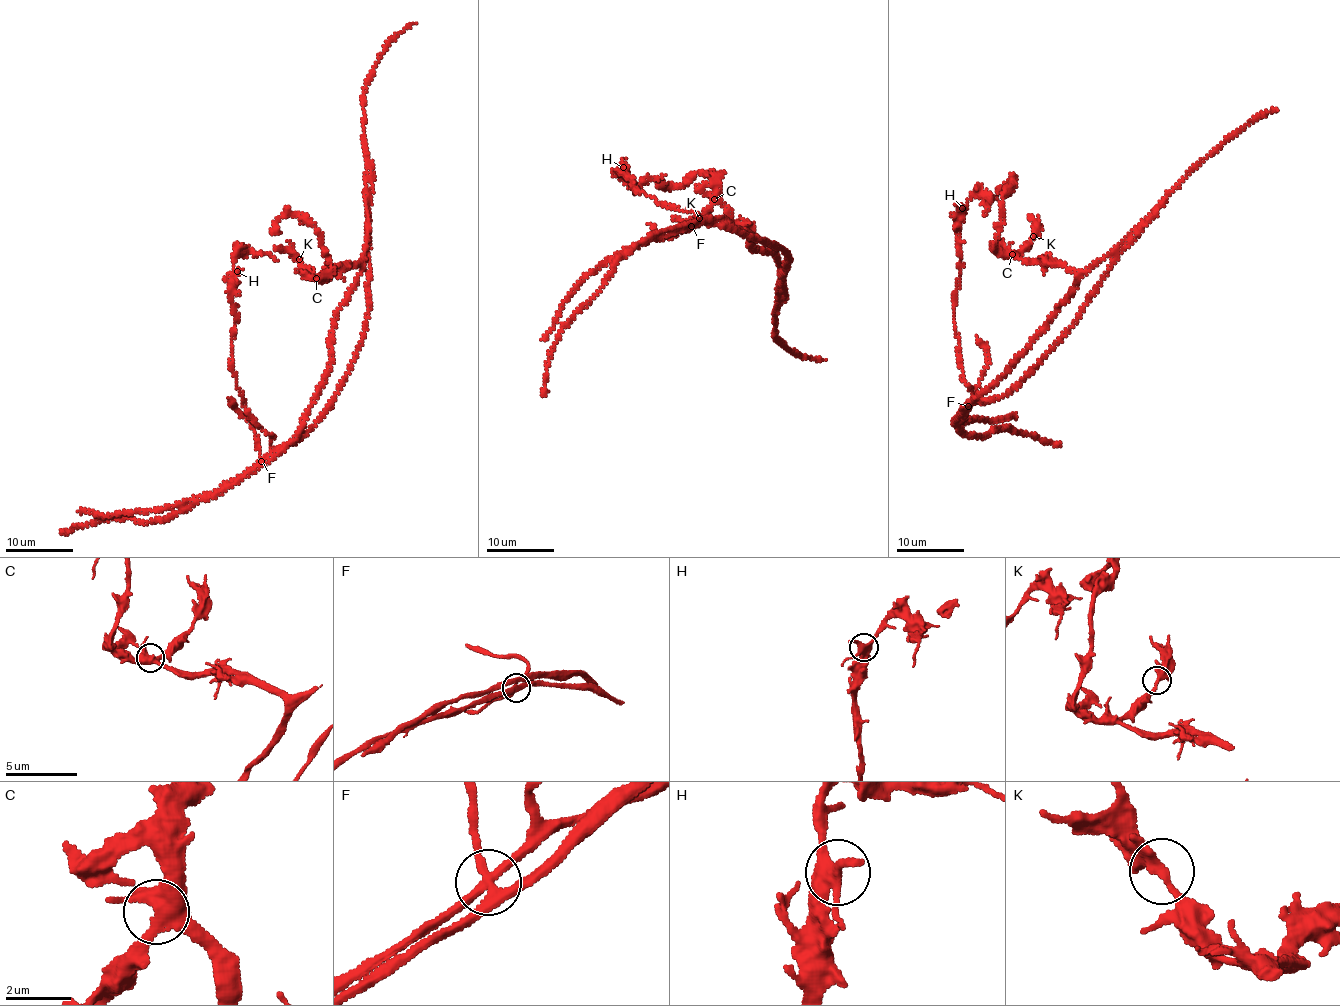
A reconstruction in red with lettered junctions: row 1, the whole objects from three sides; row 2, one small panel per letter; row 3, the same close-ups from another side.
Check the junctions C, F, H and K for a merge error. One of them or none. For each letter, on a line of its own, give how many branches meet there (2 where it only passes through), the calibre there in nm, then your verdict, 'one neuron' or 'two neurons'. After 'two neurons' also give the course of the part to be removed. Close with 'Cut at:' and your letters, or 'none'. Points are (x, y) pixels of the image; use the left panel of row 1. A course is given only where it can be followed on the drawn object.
C: branches 5; calibre 420 nm; one neuron
F: branches 5; calibre 320 nm; two neurons; course (262, 461), (273, 451), (296, 443), (314, 427), (334, 396), (365, 329), (371, 163)
H: branches 4; calibre 320 nm; one neuron
K: branches 3; calibre 300 nm; one neuron
Cut at: F

